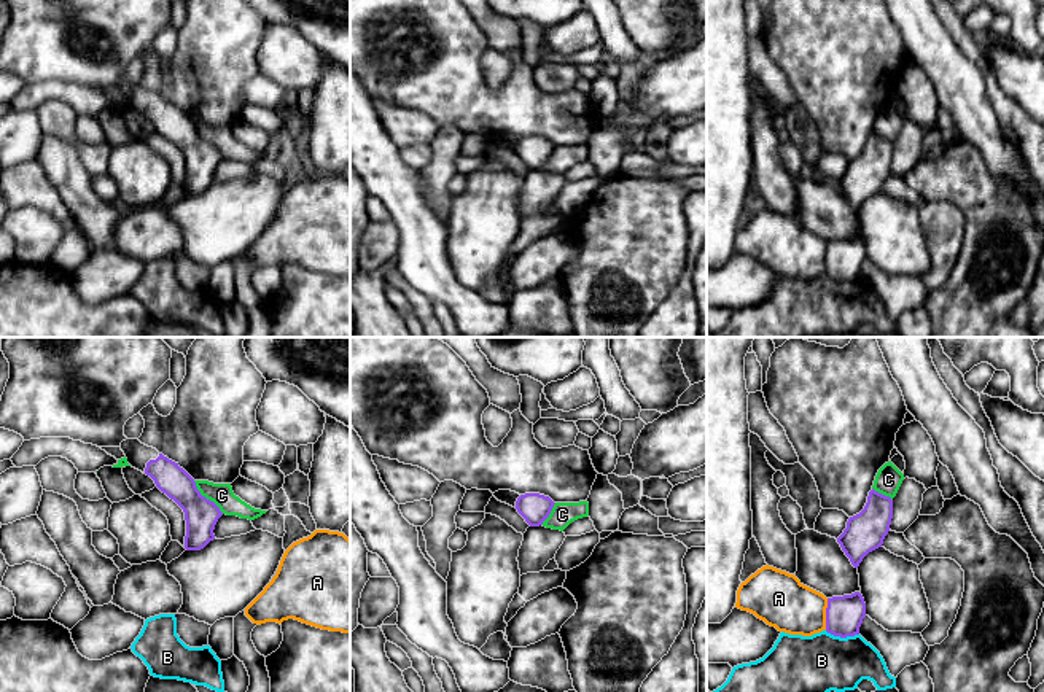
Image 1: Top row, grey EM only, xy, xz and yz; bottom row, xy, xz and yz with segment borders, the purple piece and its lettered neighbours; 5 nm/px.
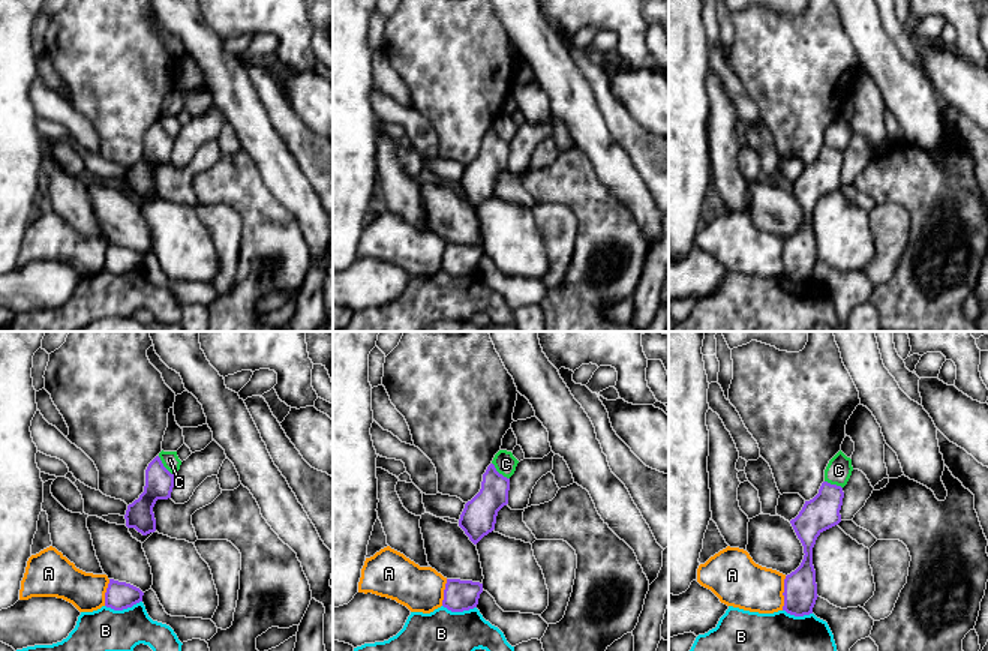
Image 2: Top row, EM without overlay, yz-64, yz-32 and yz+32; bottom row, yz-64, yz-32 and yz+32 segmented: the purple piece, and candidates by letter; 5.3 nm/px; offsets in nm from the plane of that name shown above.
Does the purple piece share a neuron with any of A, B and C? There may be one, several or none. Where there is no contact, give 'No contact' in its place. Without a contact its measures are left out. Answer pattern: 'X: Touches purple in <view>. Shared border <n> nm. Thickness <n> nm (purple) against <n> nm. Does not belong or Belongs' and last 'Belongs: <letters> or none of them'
A: Touches purple in yz. Shared border 160 nm. Thickness 190 nm (purple) against 280 nm. Does not belong
B: Touches purple in yz. Shared border 180 nm. Thickness 190 nm (purple) against 340 nm. Does not belong
C: Touches purple in xy. Shared border 220 nm. Thickness 170 nm (purple) against 110 nm. Does not belong
Belongs: none of them

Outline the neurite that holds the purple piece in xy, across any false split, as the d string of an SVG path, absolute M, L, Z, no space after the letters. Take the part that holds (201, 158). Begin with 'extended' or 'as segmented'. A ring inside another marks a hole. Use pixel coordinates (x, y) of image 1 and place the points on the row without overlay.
extended | M5 0L10 6L10 22L0 45L0 72L14 75L24 84L40 81L70 81L97 91L119 91L127 107L150 119L156 130L173 143L185 156L186 194L201 194L215 183L213 173L223 159L220 151L201 138L194 122L156 92L142 87L138 83L124 80L124 68L140 57L143 51L153 48L158 33L170 22L172 0Z

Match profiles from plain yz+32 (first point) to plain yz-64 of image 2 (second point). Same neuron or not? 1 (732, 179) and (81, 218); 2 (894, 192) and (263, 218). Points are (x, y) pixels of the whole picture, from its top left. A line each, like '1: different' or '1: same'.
1: same
2: same

